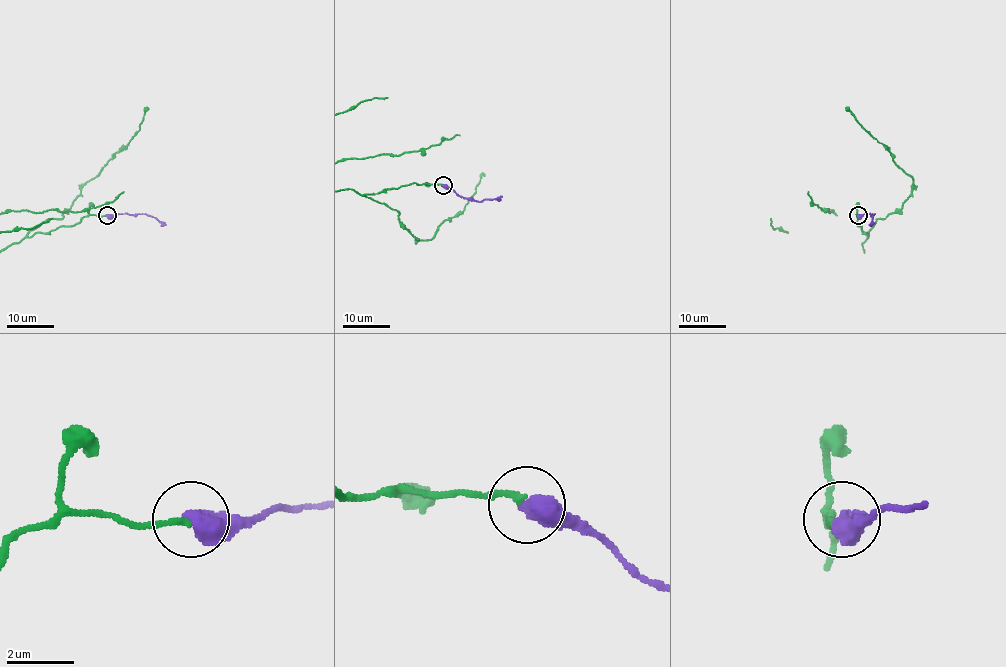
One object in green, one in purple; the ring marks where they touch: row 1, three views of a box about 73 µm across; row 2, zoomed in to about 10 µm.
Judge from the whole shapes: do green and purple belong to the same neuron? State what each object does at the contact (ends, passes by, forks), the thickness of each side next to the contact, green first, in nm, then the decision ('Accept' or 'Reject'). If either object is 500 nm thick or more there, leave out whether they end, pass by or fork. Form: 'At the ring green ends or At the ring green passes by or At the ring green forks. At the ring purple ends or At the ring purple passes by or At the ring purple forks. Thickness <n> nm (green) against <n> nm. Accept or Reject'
Thickness 180 nm (green) against 650 nm. Accept

